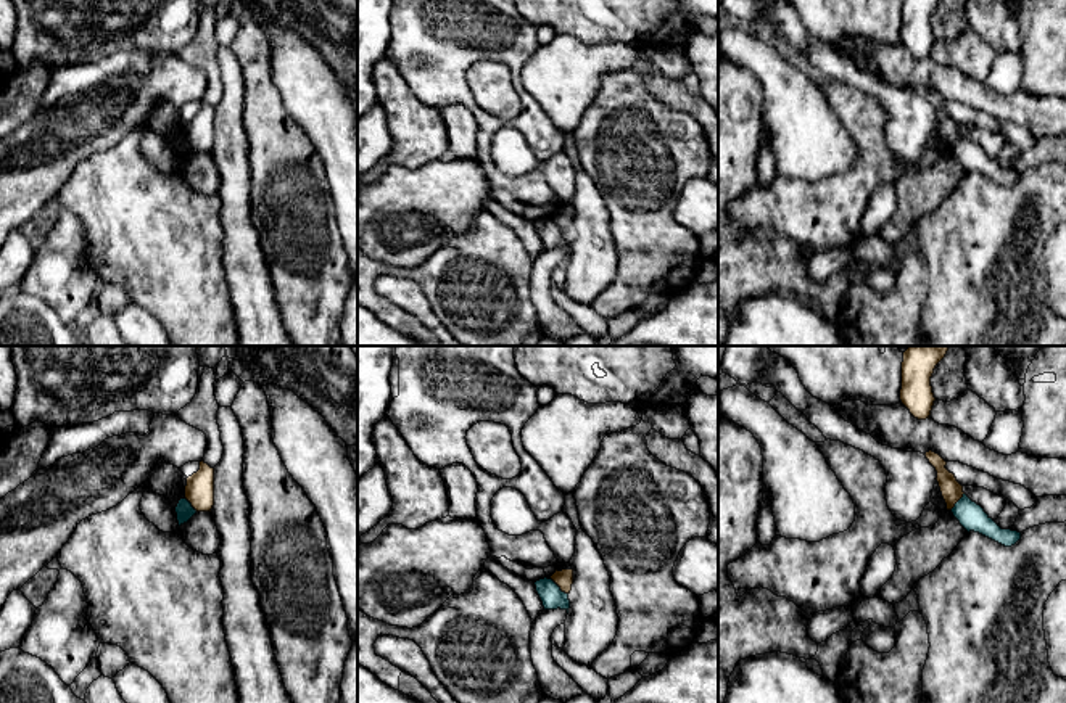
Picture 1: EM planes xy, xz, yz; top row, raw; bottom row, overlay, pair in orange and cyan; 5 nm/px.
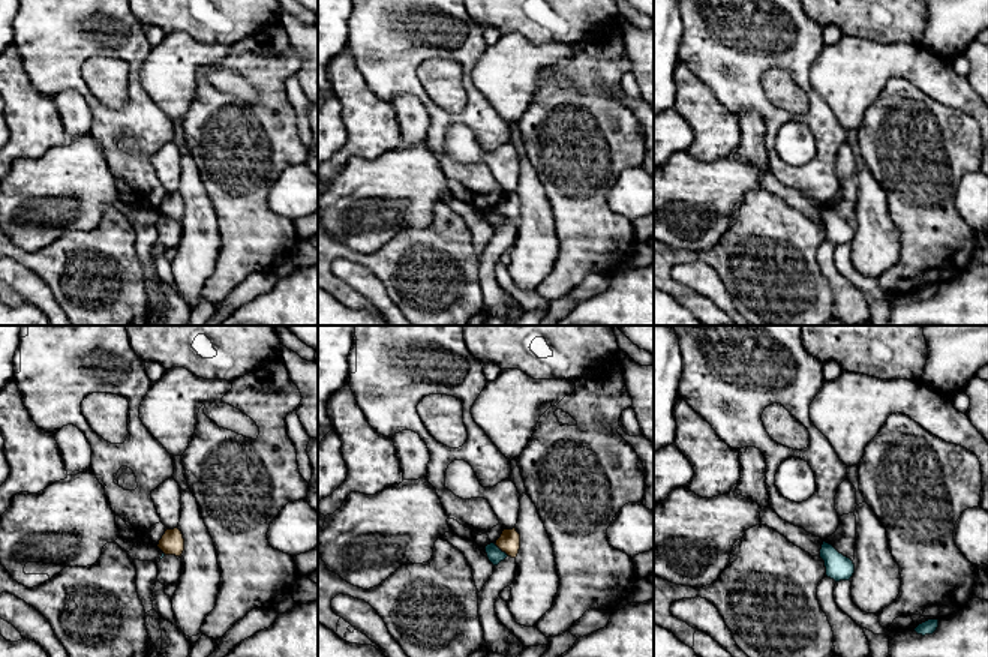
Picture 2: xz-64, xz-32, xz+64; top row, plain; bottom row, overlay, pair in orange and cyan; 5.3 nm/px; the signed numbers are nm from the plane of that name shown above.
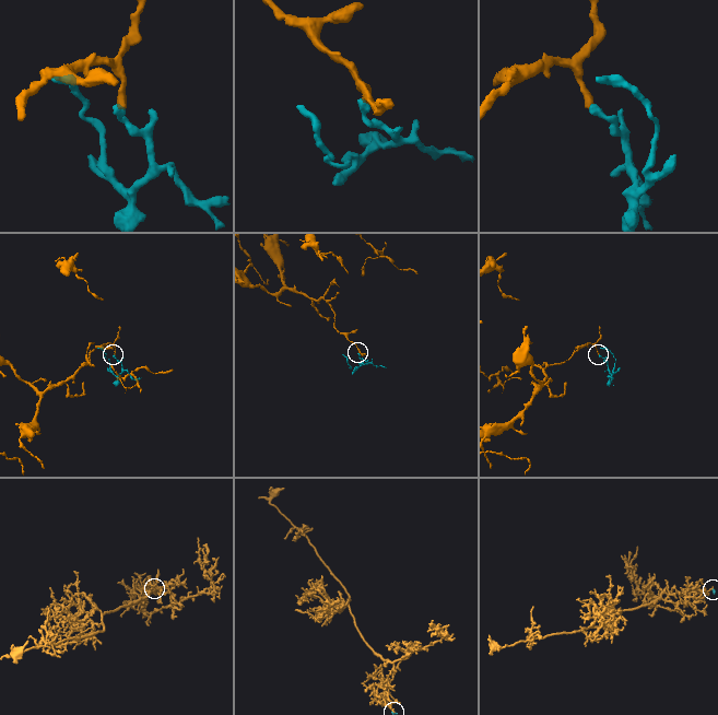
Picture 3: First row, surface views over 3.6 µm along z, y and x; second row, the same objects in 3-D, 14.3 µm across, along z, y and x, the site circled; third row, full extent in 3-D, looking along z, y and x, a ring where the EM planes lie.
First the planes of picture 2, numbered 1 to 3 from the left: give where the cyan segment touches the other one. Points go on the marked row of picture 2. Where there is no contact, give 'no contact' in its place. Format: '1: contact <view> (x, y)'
1: no contact
2: contact xz-32 (501, 549)
3: no contact

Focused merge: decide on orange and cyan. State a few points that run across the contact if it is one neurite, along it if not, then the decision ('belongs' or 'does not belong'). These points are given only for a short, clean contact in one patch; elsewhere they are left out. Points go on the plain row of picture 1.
xz (551, 217), (567, 234) | does not belong

